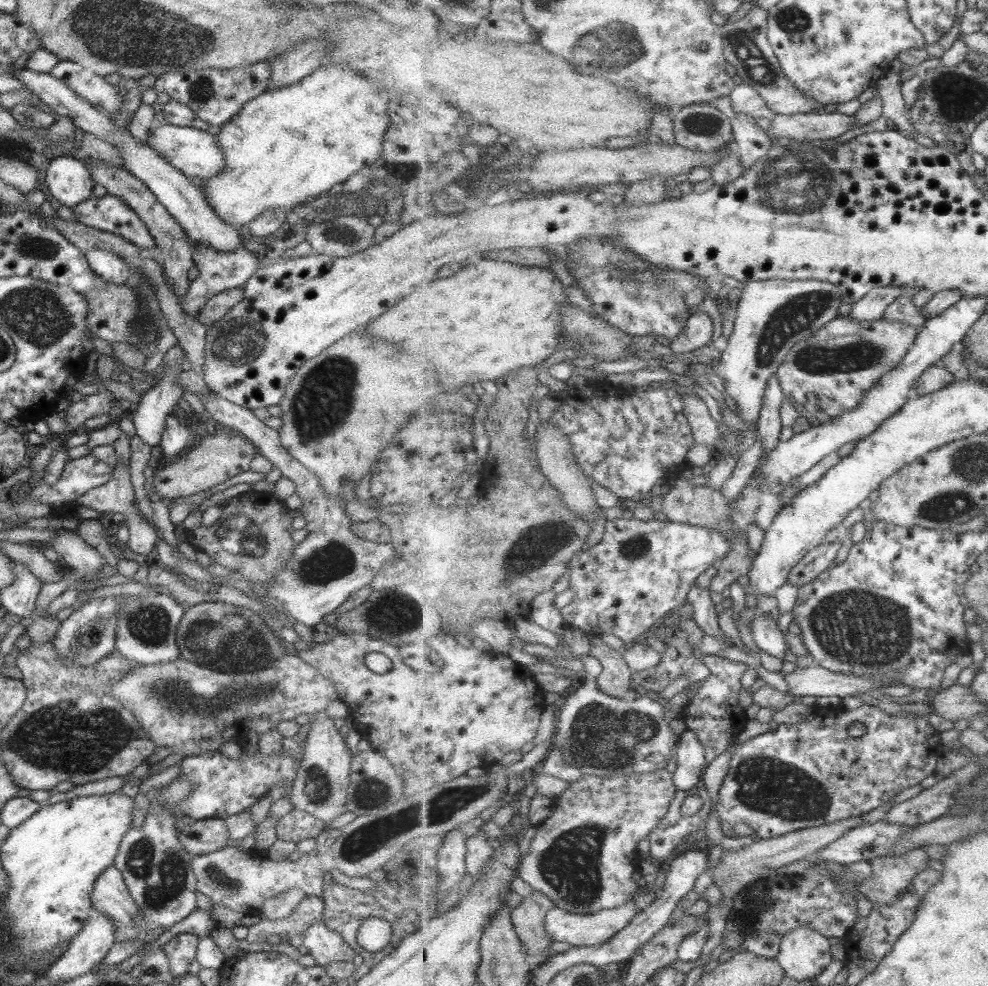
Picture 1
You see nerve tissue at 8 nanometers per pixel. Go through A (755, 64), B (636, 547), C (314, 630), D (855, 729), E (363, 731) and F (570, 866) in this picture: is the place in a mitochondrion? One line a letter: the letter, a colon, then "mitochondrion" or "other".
A: mitochondrion
B: mitochondrion
C: other
D: other
E: other
F: mitochondrion

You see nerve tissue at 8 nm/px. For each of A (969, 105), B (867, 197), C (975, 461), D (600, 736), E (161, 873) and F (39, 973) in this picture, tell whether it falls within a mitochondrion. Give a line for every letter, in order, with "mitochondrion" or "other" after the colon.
A: mitochondrion
B: other
C: mitochondrion
D: mitochondrion
E: mitochondrion
F: other

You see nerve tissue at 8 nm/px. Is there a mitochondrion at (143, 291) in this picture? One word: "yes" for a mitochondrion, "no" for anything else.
yes

